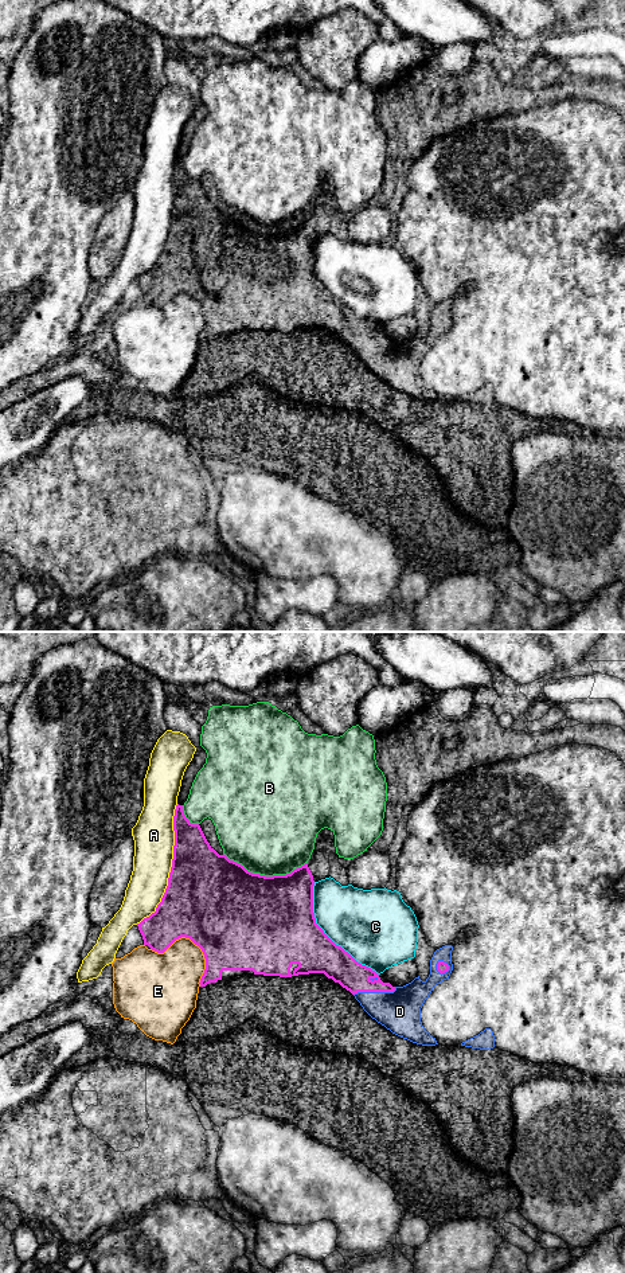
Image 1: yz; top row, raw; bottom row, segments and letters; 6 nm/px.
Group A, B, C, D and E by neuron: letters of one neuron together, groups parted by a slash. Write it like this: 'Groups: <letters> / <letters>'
Groups: A / B / C / D / E

